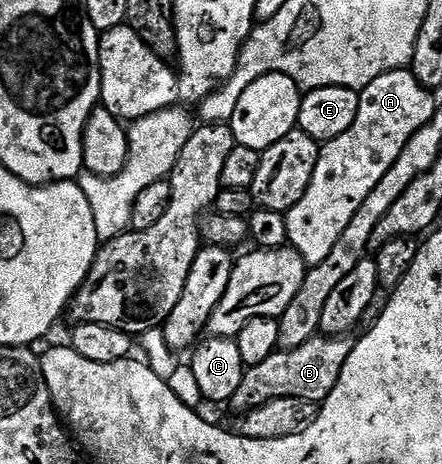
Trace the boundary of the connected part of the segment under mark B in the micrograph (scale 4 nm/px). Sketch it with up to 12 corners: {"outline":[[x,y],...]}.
{"outline":[[317,336],[245,369],[231,405],[330,396],[353,339]]}

